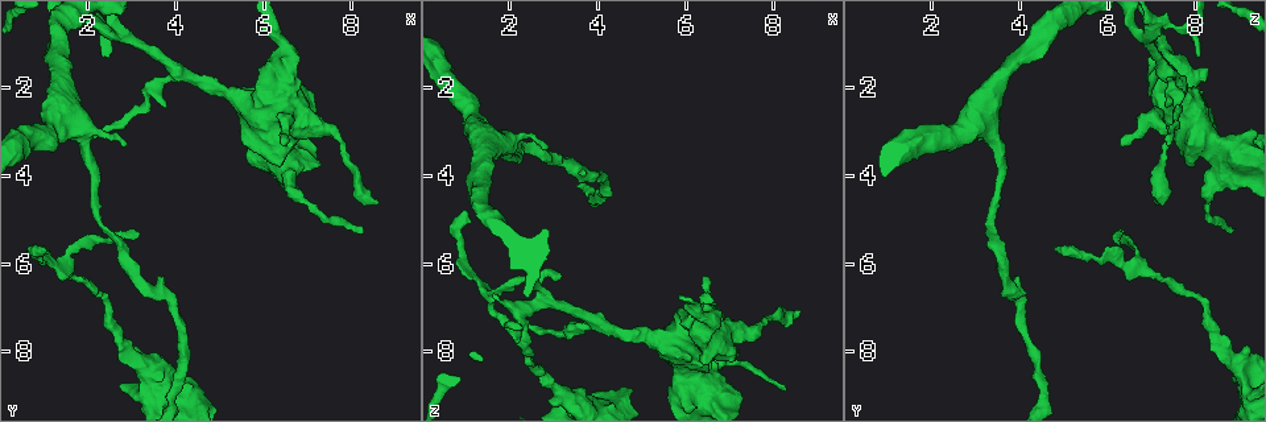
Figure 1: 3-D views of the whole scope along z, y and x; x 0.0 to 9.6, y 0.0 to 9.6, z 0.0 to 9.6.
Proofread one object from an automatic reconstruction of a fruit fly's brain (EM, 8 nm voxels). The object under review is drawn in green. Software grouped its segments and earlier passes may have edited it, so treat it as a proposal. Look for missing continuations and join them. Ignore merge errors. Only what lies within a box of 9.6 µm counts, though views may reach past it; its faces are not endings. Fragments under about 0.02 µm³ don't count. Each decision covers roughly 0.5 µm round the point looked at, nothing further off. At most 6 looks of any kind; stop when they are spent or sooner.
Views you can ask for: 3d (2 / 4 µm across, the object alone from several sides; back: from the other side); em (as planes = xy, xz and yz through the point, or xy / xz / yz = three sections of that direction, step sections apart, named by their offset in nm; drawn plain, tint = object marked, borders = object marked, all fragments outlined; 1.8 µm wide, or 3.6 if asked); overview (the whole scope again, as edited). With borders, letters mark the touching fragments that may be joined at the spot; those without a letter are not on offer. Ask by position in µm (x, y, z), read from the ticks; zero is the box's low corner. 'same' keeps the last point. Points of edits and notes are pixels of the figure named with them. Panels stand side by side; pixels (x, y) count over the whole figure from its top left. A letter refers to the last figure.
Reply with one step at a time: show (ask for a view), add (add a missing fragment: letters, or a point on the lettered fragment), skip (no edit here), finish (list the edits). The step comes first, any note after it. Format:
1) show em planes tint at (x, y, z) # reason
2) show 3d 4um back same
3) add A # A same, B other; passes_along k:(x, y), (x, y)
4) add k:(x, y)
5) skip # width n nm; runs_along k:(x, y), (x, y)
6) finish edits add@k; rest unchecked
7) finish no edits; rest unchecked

show em planes plain at (0.95, 5.65, 4.80) # an open end

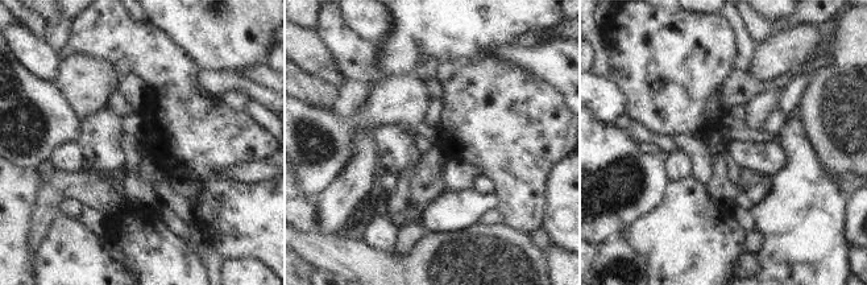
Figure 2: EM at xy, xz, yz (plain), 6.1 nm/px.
show em planes borders same

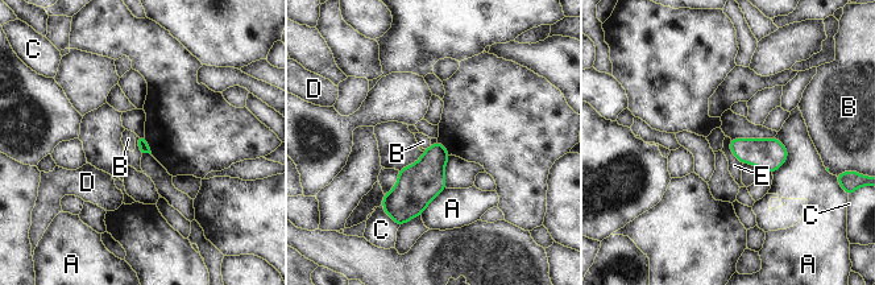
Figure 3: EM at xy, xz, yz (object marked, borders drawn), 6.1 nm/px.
skip # A other, B other, C other, D other, E other; border 3:(729, 139), (730, 152), (742, 164); no lettered fragment goes on from it

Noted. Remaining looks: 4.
show em planes borders at (2.50, 1.20, 8.15) # branch stops here

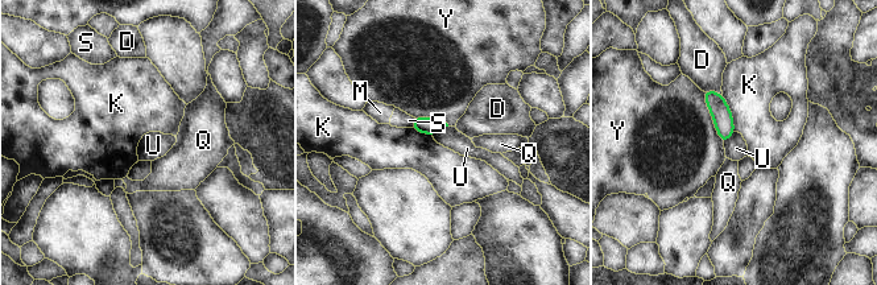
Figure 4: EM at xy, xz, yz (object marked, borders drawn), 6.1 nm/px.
skip # D other, K other, M other, Q other, S other, U other, Y other; no lettered fragment goes on from it

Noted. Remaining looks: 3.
show em yz step 4 tint at (8.65, 4.55, 7.10) # free end

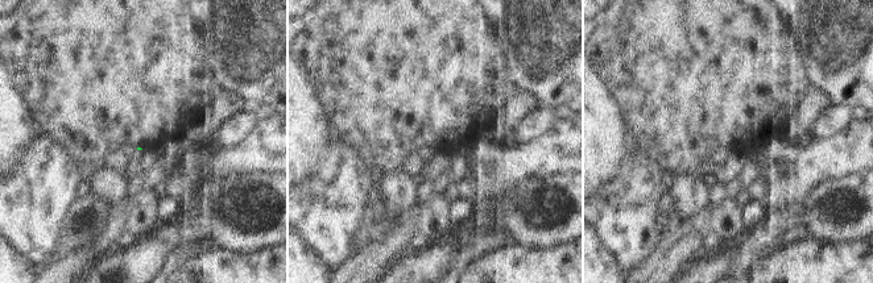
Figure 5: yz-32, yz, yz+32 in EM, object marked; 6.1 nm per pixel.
show em xy step 16 borders same

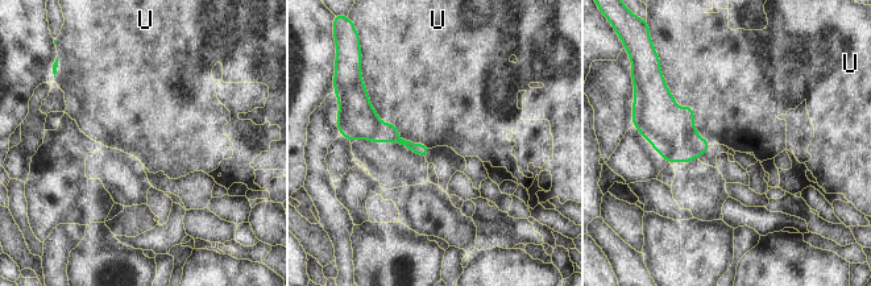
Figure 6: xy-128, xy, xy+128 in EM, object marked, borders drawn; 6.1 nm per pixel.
skip # U other; runs_along 6:(366, 103), (384, 132), (423, 153); no lettered fragment goes on from it

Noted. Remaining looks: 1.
finish no edits; rest unchecked

